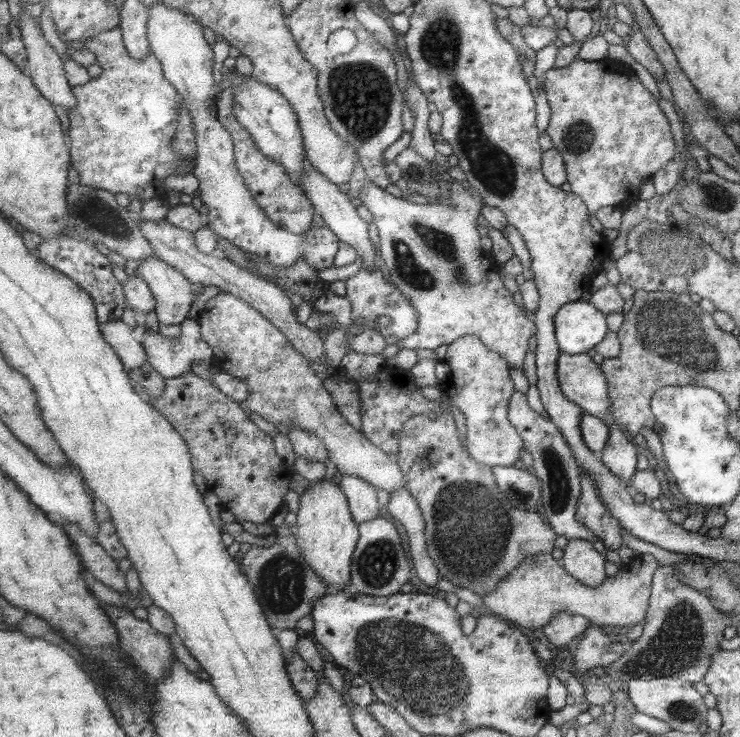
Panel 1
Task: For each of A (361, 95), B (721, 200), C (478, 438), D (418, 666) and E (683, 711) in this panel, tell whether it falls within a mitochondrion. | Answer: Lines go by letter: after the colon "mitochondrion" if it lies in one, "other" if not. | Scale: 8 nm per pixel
A: mitochondrion
B: mitochondrion
C: other
D: mitochondrion
E: mitochondrion

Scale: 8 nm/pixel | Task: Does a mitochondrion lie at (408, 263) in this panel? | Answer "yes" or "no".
yes

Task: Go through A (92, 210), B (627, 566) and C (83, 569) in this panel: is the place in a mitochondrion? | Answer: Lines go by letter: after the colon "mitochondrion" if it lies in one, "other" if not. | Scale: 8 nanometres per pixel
A: mitochondrion
B: other
C: other

